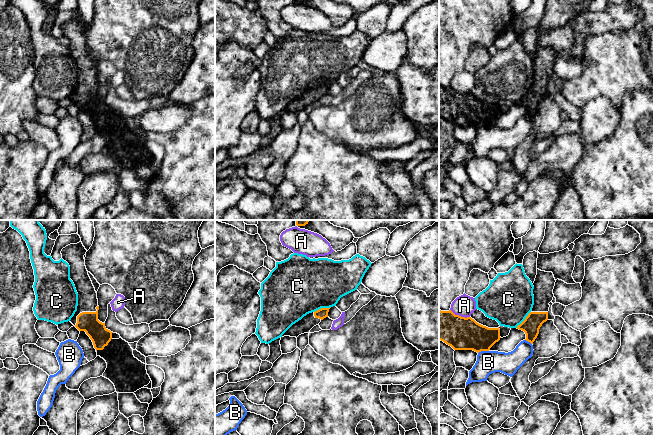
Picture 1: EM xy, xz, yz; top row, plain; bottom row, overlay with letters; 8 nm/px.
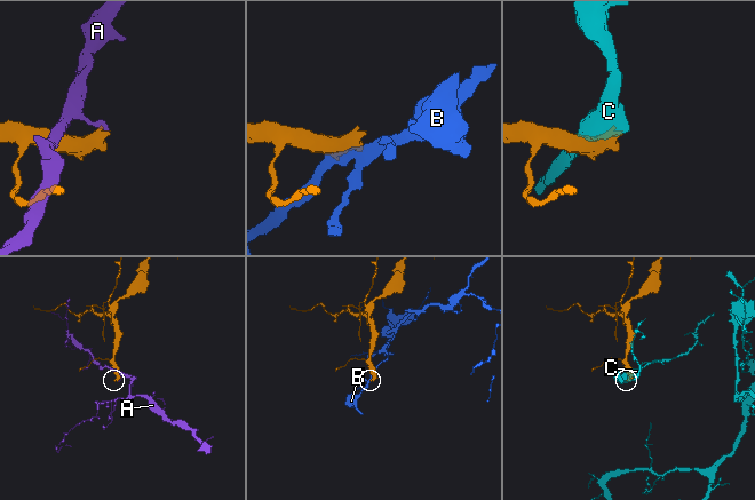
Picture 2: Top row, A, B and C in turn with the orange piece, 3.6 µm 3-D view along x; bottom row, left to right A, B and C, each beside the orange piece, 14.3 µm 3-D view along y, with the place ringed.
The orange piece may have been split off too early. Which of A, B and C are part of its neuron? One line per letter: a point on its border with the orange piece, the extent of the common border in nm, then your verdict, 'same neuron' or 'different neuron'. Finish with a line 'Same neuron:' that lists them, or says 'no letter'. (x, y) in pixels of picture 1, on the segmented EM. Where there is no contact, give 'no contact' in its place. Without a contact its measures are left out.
A: yz (460, 316) | 170 nm | different neuron
B: yz (483, 350) | 90 nm | different neuron
C: yz (525, 319) | 180 nm | different neuron
Same neuron: no letter

